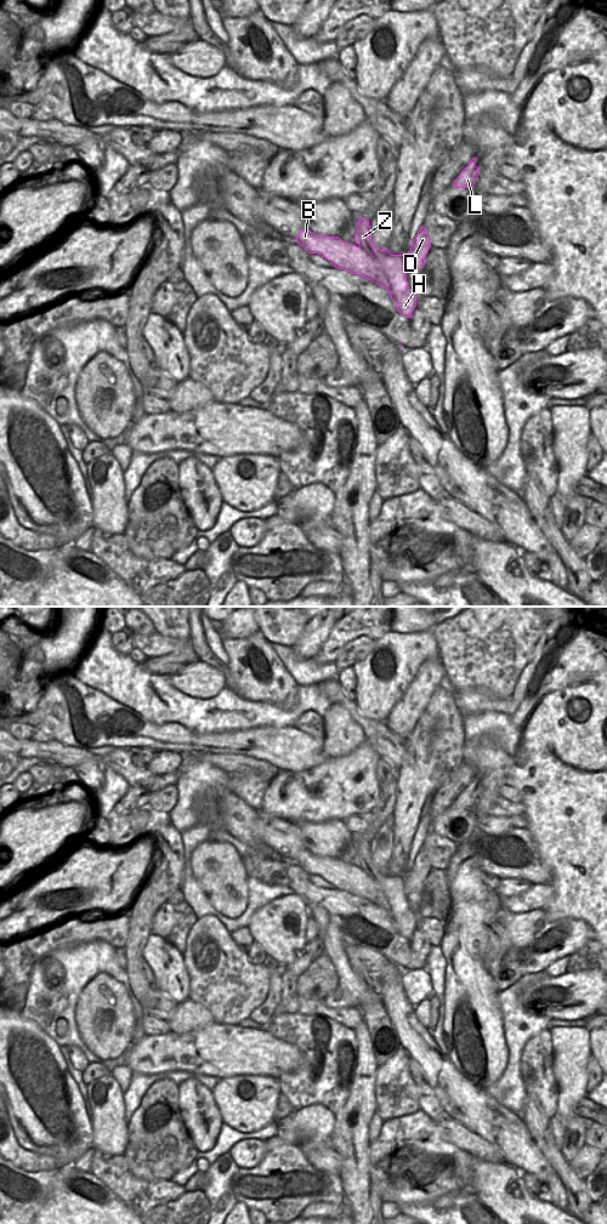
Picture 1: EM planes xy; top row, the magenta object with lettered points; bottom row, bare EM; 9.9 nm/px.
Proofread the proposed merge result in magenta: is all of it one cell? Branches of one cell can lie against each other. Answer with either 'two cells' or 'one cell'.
two cells

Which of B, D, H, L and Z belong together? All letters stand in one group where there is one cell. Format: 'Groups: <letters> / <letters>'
Groups: B / D H L Z

